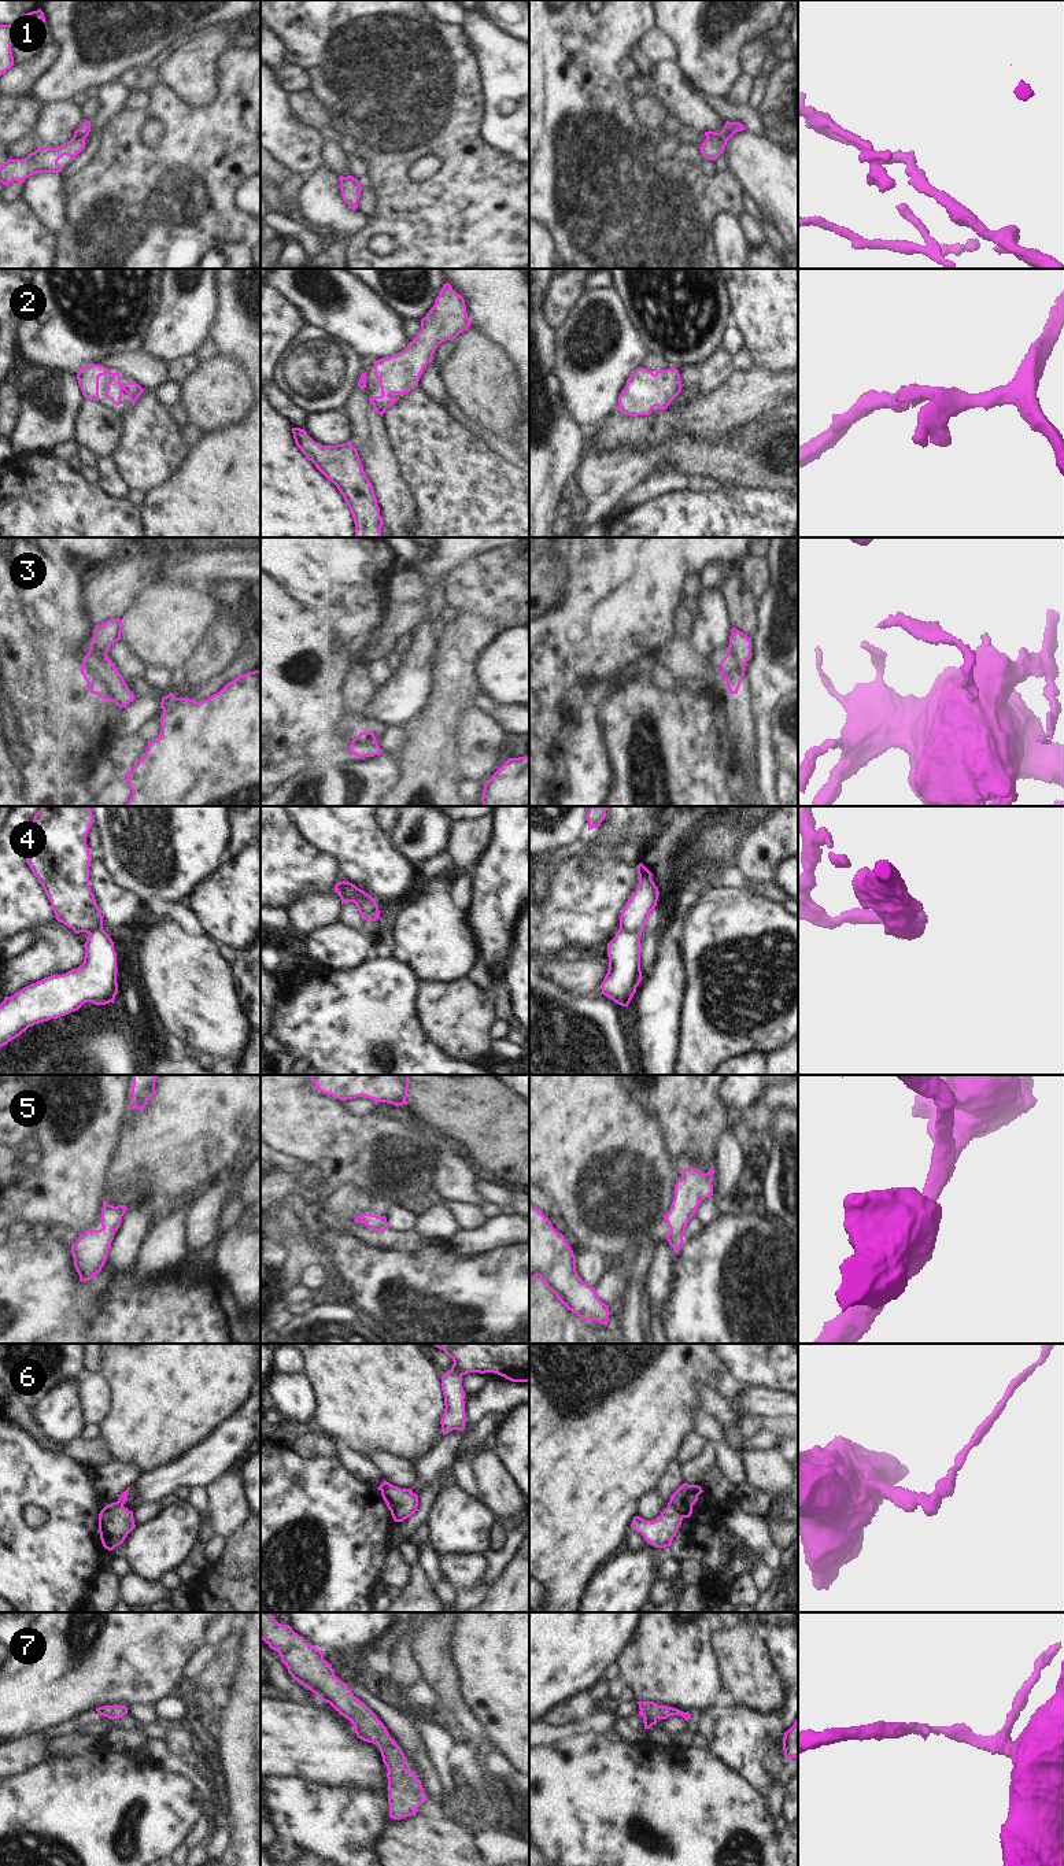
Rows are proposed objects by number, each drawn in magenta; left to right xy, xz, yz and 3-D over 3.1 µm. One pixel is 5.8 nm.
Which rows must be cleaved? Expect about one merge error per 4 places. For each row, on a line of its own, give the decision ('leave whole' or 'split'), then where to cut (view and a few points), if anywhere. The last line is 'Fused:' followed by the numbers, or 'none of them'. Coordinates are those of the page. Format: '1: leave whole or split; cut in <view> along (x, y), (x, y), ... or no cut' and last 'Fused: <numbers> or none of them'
1: leave whole; no cut
2: leave whole; no cut
3: split; cut in xy along (106, 656), (93, 656), (82, 661)
4: split; cut in yz along (620, 928), (639, 934)
5: leave whole; no cut
6: split; cut in yz along (669, 1501), (683, 1517)
7: leave whole; no cut
Fused: 3, 4, 6

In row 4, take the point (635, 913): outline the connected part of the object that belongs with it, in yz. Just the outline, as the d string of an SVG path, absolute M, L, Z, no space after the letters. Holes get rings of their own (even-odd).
M640 862L638 865L639 886L627 901L621 916L620 930L628 934L642 934L650 912L657 906L658 887L653 882L653 873Z

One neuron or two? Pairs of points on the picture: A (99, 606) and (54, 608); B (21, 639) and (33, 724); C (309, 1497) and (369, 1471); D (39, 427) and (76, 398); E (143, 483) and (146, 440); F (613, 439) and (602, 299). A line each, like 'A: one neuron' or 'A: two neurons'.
A: two neurons
B: one neuron
C: two neurons
D: one neuron
E: one neuron
F: two neurons

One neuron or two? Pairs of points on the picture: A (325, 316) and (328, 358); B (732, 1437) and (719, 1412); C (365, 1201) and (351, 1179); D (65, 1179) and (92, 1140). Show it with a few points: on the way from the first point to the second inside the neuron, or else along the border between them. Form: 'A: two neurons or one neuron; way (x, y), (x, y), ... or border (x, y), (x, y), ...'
A: two neurons; border (306, 324), (321, 328), (344, 340), (354, 350)
B: one neuron; way (731, 1432), (730, 1423), (724, 1418)
C: two neurons; border (332, 1190), (358, 1186), (375, 1197)
D: one neuron; way (73, 1170), (76, 1156), (82, 1149)

